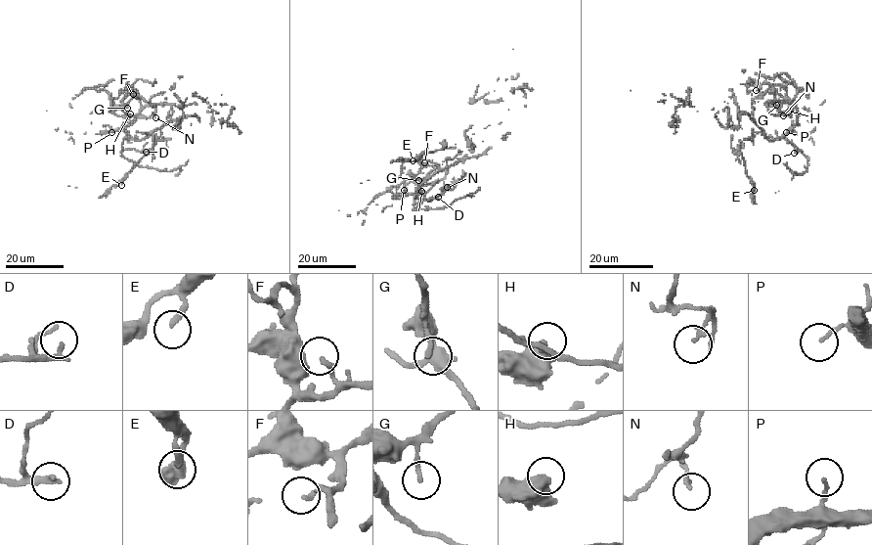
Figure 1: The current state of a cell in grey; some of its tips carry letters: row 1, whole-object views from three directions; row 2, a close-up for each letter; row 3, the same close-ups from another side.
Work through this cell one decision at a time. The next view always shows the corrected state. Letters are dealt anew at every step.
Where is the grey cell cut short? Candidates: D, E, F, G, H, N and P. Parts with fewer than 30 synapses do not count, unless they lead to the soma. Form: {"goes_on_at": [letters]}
{"goes_on_at": []}

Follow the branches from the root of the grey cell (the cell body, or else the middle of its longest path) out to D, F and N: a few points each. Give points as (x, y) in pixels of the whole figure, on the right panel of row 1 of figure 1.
D: (760, 129), (769, 139), (788, 139), (801, 151), (794, 153)
F: (760, 129), (769, 139), (777, 139), (793, 126), (793, 122), (790, 105), (766, 82), (756, 90)
N: (760, 129), (769, 139), (785, 135), (797, 121), (797, 109), (788, 100), (780, 106), (785, 112), (783, 115)

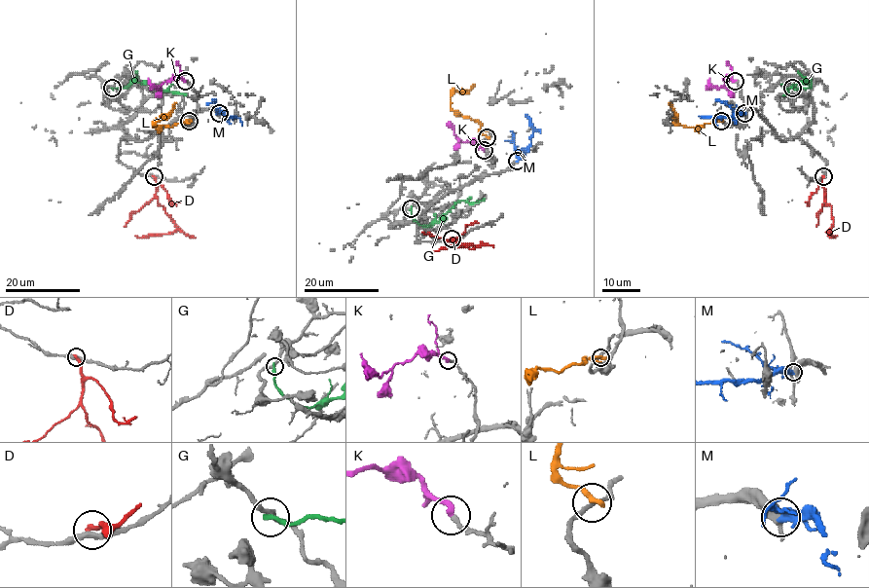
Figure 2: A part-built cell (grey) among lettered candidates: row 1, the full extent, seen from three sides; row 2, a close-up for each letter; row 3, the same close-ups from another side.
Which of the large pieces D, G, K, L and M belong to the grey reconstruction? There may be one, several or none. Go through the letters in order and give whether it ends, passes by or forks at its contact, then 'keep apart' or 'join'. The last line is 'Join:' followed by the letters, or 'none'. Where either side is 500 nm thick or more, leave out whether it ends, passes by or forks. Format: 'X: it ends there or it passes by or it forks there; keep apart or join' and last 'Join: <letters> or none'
D: it ends there; keep apart
G: it ends there; keep apart
K: it ends there; join
L: it ends there; keep apart
M: it passes by; join
Join: K, M

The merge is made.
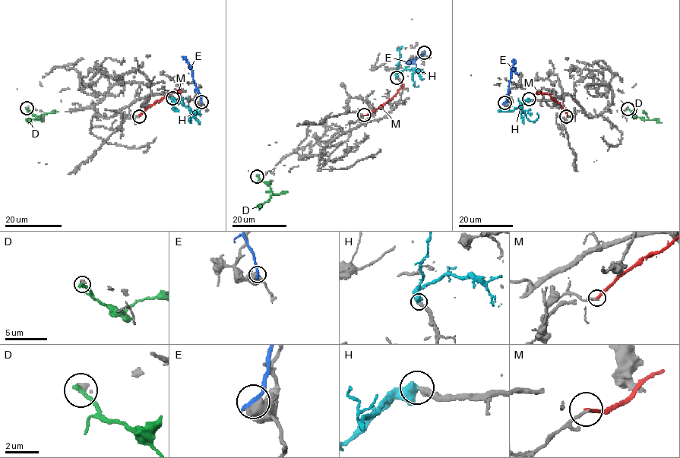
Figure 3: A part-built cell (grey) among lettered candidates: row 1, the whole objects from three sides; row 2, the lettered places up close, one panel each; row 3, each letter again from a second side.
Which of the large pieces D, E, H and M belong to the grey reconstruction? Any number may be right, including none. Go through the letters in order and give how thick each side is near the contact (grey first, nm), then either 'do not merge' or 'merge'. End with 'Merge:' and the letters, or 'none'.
D: 260 nm thick on the grey side, 320 nm on the other; do not merge
E: 800 nm thick on the grey side, 280 nm on the other; do not merge
H: 360 nm thick on the grey side, 650 nm on the other; merge
M: 180 nm thick on the grey side, 200 nm on the other; do not merge
Merge: H

